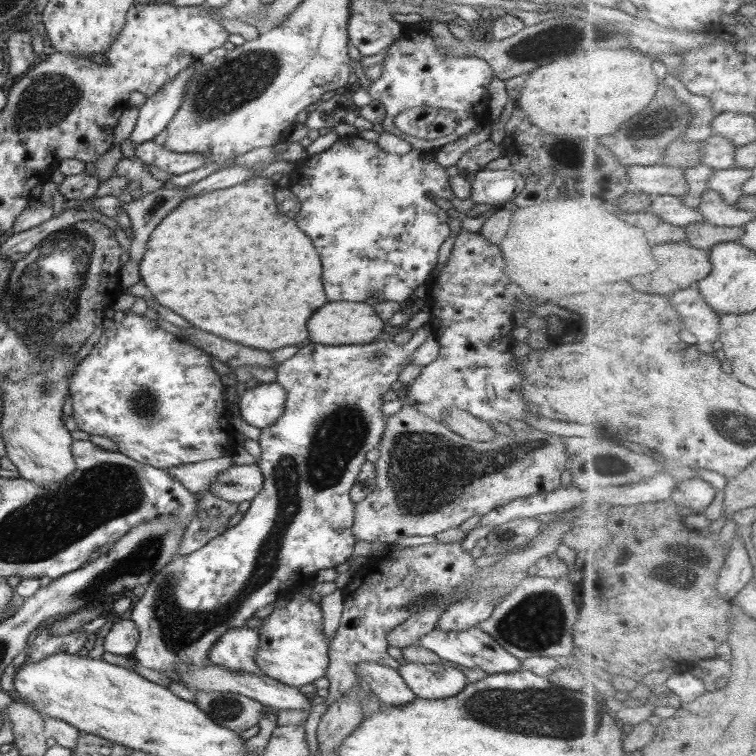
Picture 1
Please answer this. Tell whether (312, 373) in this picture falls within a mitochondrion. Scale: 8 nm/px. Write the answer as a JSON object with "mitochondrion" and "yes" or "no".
{"mitochondrion":"no"}

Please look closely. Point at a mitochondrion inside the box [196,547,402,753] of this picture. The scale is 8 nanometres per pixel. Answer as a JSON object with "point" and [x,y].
{"point":[227,707]}

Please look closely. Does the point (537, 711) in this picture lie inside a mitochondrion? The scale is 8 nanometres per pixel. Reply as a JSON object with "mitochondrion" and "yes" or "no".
{"mitochondrion":"yes"}

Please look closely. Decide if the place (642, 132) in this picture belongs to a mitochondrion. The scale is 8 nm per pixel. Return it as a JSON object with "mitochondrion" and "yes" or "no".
{"mitochondrion":"yes"}

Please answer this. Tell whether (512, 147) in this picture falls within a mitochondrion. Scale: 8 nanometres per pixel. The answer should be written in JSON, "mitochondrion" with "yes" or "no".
{"mitochondrion":"no"}

